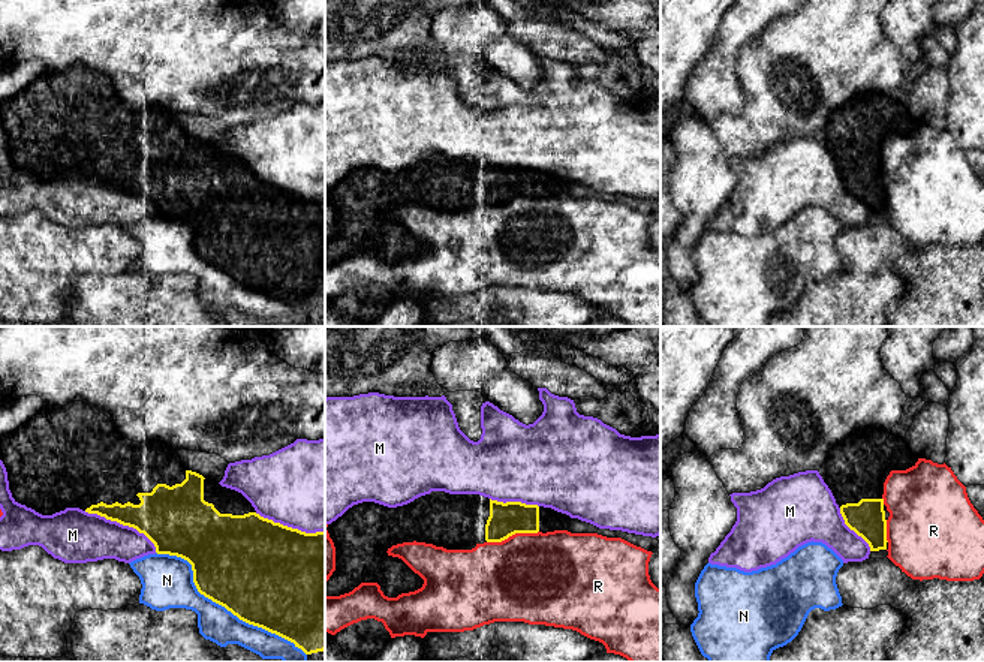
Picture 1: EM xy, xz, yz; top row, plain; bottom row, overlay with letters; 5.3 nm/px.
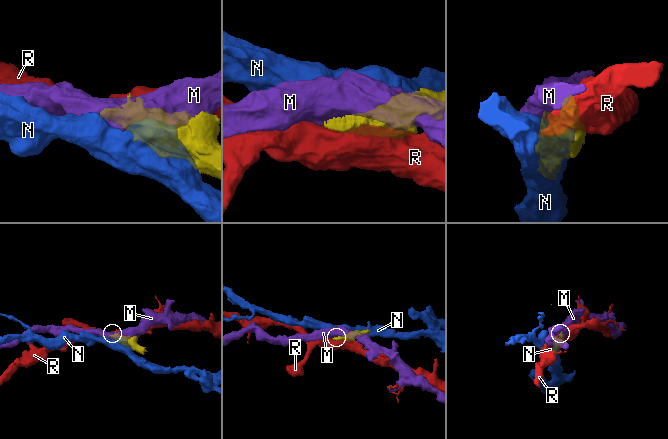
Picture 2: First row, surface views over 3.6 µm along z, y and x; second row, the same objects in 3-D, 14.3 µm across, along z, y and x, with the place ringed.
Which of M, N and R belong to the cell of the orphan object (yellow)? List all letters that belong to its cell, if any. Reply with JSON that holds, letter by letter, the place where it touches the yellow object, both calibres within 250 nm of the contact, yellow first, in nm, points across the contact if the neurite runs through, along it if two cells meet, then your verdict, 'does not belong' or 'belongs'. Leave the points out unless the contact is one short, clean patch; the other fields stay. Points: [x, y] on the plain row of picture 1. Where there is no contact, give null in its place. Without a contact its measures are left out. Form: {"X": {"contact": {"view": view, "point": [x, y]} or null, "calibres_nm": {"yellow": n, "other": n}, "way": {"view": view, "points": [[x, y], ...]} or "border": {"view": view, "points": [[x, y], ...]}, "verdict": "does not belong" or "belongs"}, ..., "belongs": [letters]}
{"M": {"contact": {"view": "xy", "point": [123, 189]}, "calibres_nm": {"yellow": 320, "other": 280}, "verdict": "does not belong"}, "N": {"contact": {"view": "xy", "point": [222, 270]}, "calibres_nm": {"yellow": 500, "other": 190}, "verdict": "does not belong"}, "R": {"contact": {"view": "xz", "point": [512, 198]}, "calibres_nm": {"yellow": 180, "other": 480}, "verdict": "does not belong"}, "belongs": []}

